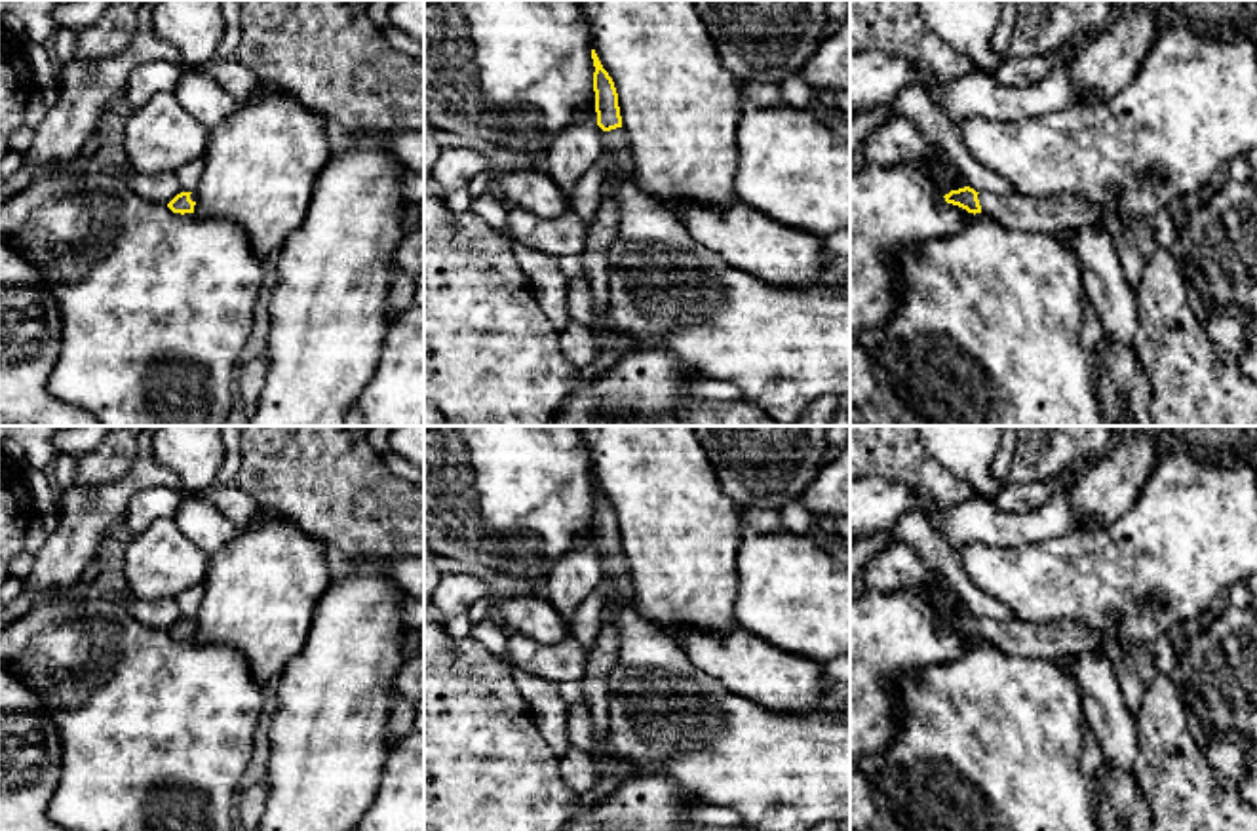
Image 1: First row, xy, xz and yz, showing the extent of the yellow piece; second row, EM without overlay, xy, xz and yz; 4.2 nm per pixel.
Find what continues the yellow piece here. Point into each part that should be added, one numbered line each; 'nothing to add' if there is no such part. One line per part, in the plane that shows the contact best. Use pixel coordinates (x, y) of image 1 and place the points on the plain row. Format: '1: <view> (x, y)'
1: yz (1050, 641)

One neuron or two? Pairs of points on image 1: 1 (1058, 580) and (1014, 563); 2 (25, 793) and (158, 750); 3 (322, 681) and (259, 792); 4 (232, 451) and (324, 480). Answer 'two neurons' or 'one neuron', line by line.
1: one neuron
2: two neurons
3: two neurons
4: two neurons

